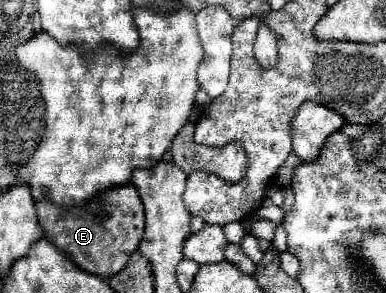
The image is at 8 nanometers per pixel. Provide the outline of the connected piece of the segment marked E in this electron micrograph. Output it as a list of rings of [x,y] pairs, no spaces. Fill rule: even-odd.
[[[130,183],[106,189],[84,205],[72,207],[56,205],[42,197],[36,201],[36,211],[46,239],[68,253],[80,269],[100,277],[112,277],[124,269],[144,233],[144,207],[136,187]]]

